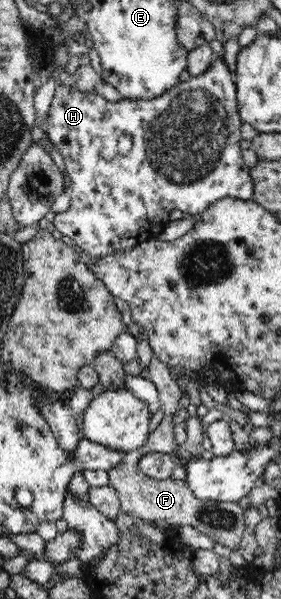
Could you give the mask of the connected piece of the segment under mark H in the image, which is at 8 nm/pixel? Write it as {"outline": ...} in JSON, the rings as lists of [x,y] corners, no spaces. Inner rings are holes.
{"outline":[[[221,58],[214,60],[203,74],[192,76],[189,81],[180,81],[172,89],[153,100],[125,98],[118,102],[110,102],[100,94],[97,94],[97,92],[84,93],[76,85],[66,87],[58,83],[49,107],[45,132],[47,139],[63,157],[66,165],[66,180],[72,187],[72,201],[67,211],[54,214],[53,224],[55,229],[62,234],[62,237],[66,236],[74,240],[88,256],[94,259],[126,250],[152,238],[159,238],[159,235],[170,224],[168,222],[170,222],[172,211],[183,211],[185,215],[191,214],[192,217],[195,217],[197,214],[203,214],[210,205],[224,198],[250,200],[254,192],[254,182],[252,182],[250,172],[248,172],[249,167],[244,162],[243,150],[240,148],[240,140],[242,140],[240,126],[242,124],[243,121],[238,111],[237,89],[234,86],[234,81],[232,81],[226,62]]]}

